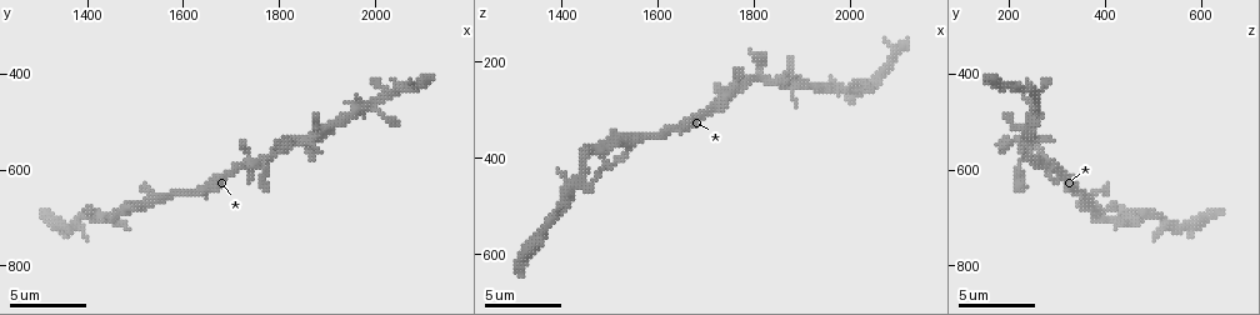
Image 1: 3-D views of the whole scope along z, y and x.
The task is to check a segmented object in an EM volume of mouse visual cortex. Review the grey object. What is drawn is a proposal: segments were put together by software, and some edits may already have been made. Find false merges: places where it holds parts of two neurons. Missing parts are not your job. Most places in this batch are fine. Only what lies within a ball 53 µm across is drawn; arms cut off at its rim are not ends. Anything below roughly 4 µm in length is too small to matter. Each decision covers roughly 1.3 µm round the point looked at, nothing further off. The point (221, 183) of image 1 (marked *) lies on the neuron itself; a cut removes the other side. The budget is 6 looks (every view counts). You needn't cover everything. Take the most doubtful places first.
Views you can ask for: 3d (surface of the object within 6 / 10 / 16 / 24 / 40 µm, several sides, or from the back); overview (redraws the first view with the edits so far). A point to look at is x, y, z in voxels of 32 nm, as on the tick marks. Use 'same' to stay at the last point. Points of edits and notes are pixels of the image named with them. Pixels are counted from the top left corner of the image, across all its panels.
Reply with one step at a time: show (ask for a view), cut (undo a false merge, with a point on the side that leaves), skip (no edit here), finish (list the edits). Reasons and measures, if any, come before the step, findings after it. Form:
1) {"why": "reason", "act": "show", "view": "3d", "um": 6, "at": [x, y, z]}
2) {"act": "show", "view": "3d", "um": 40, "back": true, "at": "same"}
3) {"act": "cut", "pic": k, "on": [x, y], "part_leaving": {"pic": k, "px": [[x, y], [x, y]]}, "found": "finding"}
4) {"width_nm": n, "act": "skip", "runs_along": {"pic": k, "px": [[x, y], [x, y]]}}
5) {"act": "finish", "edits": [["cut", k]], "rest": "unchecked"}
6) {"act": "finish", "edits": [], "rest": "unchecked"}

{"act": "show", "view": "3d", "um": 10, "at": [1415, 700, 485]}

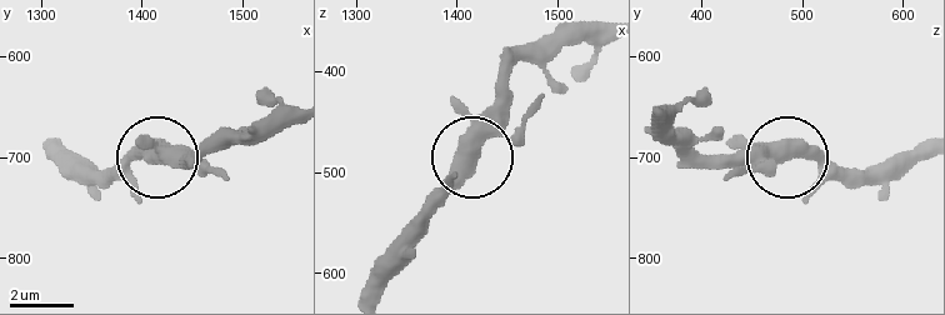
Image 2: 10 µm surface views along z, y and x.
{"act": "show", "view": "3d", "um": 10, "back": true, "at": [1412, 694, 482]}

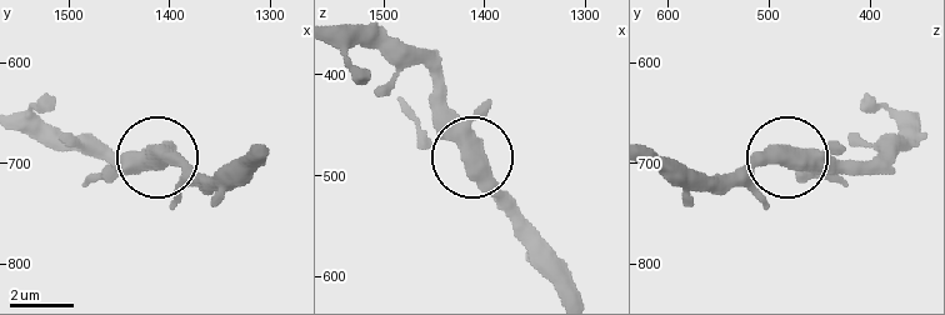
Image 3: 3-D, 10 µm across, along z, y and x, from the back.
{"act": "skip", "runs_along": {"pic": 3, "px": [[339, 24], [404, 51], [428, 73], [444, 129], [538, 231]]}, "found": "all the same neuron"}

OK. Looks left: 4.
{"why": "thick turns thin", "act": "show", "view": "3d", "um": 10, "at": [1555, 660, 360]}

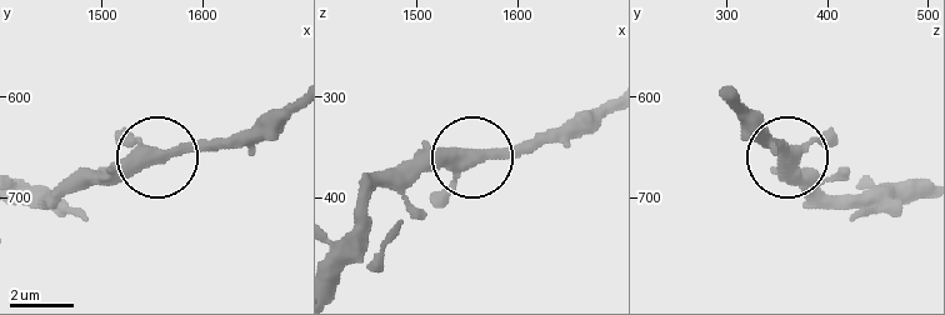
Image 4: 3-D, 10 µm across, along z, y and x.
{"act": "show", "view": "3d", "um": 6, "at": [1554, 658, 356]}

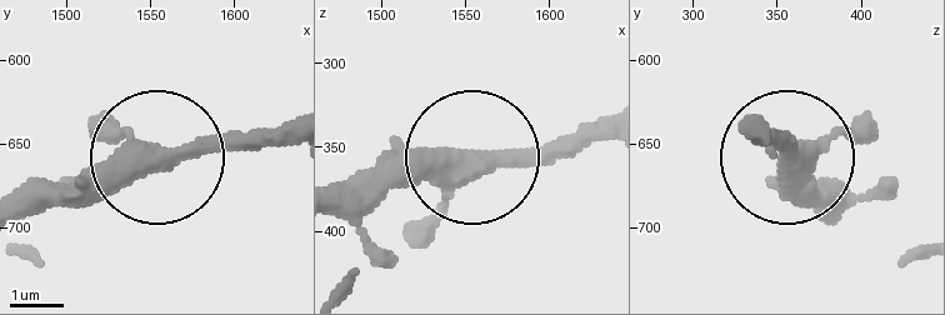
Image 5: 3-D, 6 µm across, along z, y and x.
{"width_nm": 360, "act": "skip", "runs_along": {"pic": 5, "px": [[603, 125], [353, 174]]}, "found": "all the same neuron"}

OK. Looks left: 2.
{"why": "a narrow waist", "act": "show", "view": "3d", "um": 6, "at": [2060, 430, 230]}

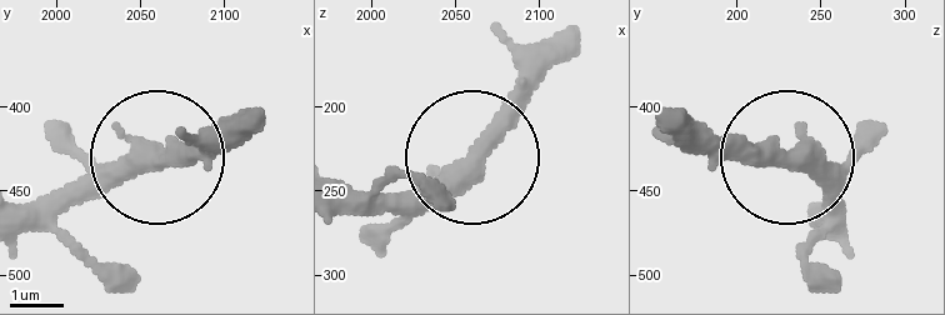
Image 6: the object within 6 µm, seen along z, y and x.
{"width_nm": 400, "act": "skip", "found": "one neuron here"}

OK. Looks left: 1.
{"act": "finish", "edits": [], "rest": "unchecked"}

